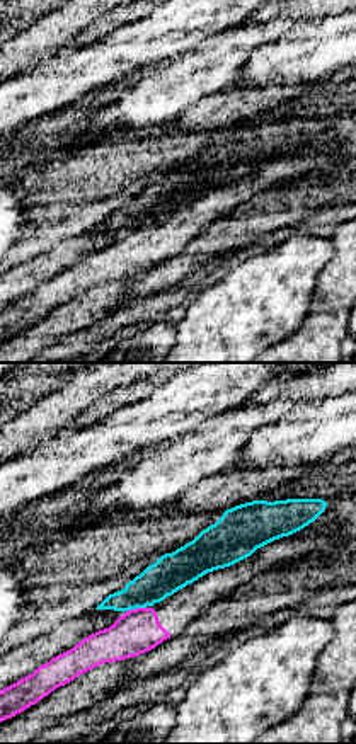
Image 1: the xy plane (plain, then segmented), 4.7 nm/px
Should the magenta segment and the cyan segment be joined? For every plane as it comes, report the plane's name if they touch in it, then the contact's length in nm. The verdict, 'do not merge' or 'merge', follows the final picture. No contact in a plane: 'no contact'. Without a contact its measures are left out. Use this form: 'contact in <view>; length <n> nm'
contact in xy; length 100 nm

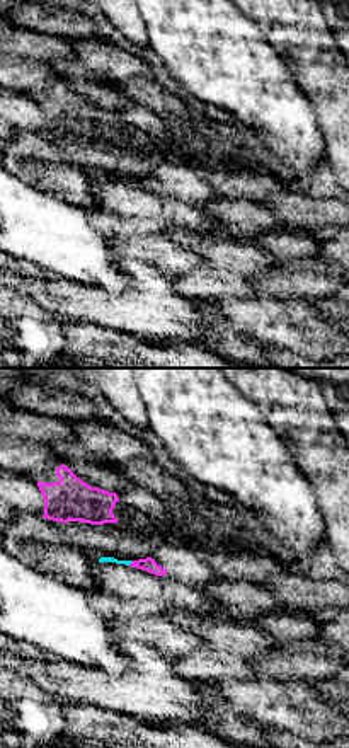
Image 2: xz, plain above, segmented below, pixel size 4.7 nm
contact in xz; length 40 nm

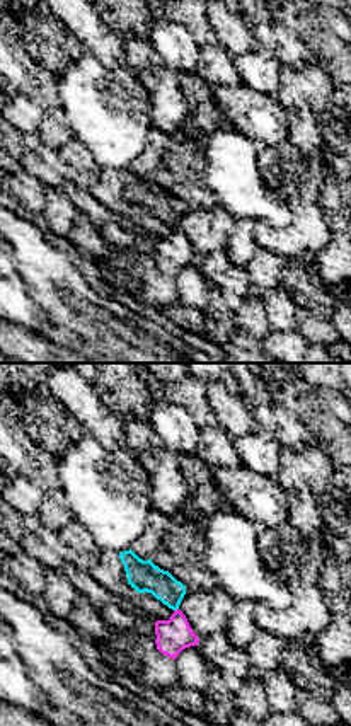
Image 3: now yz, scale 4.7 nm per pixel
contact in yz; length 30 nm

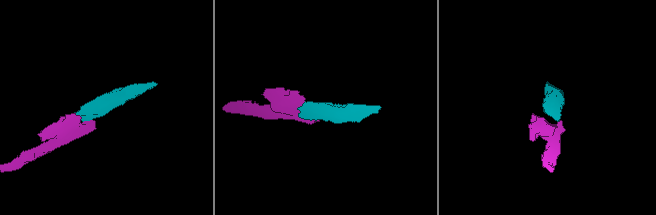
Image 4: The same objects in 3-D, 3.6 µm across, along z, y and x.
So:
merge

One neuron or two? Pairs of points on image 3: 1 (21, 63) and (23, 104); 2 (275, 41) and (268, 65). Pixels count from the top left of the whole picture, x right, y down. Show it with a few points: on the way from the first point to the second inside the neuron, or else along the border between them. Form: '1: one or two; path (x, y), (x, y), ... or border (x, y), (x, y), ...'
1: two; border (31, 97), (45, 111)
2: two; border (259, 45), (281, 67)

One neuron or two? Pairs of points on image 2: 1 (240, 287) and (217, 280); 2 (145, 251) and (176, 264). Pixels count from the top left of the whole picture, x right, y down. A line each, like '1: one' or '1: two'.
1: one
2: one

